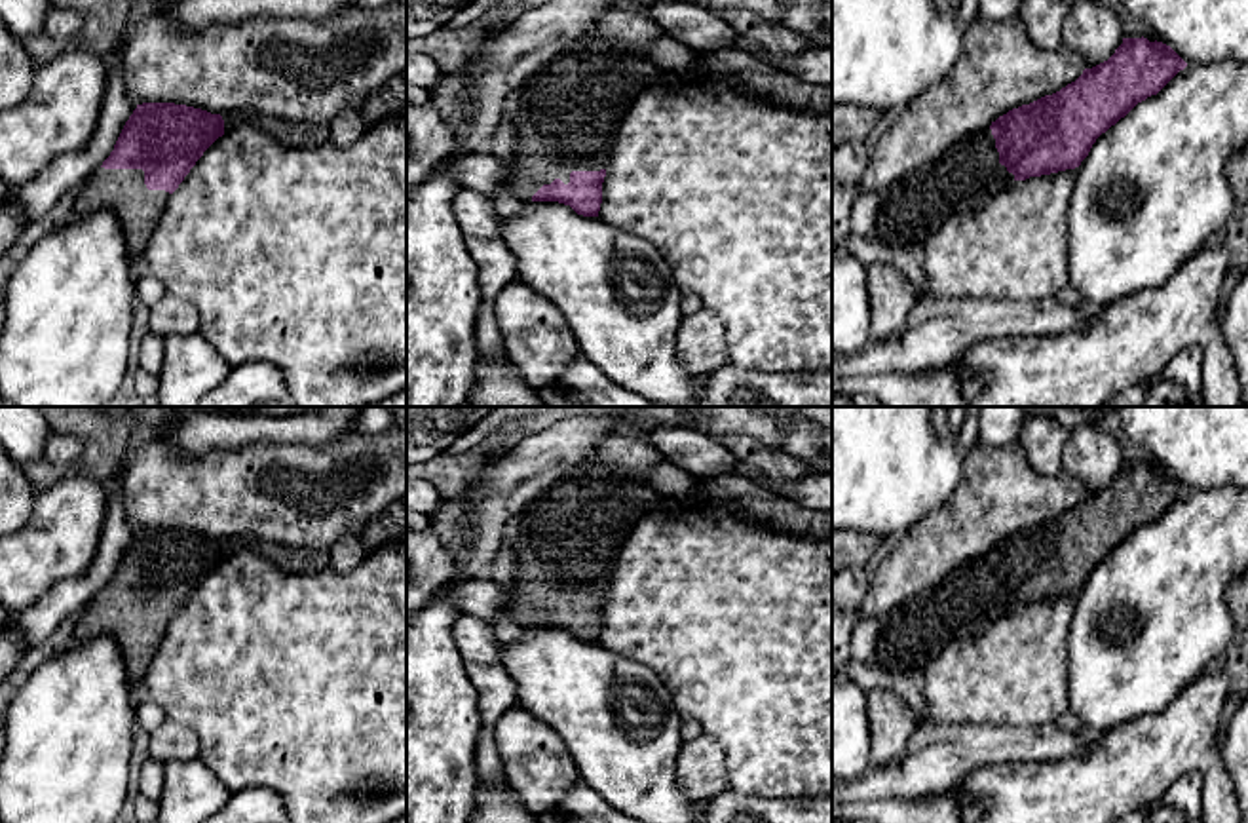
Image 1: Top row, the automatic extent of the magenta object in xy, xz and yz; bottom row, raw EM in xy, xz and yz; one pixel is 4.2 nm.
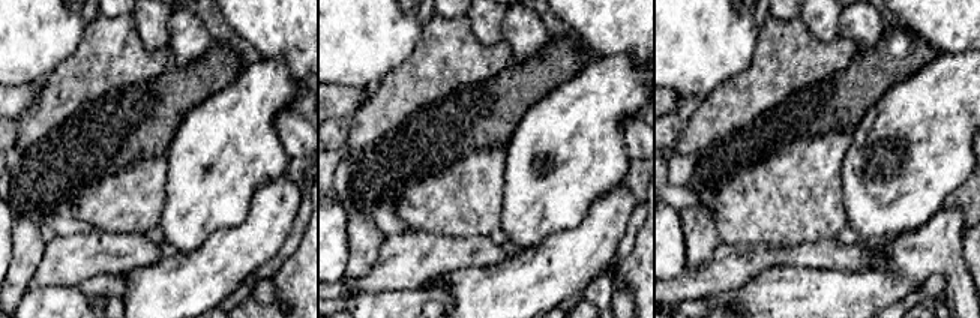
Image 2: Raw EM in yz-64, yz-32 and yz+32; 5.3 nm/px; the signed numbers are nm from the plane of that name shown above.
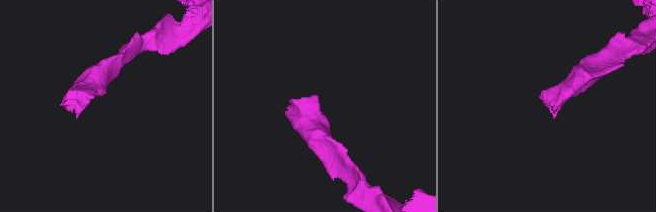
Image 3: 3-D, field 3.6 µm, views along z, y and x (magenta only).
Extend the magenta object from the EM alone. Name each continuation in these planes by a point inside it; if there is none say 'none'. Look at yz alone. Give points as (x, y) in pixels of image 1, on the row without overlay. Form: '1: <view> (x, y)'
1: yz (969, 597)

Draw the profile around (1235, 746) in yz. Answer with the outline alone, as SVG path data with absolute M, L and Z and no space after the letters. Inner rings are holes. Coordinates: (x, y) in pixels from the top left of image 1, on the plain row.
M1248 692L1229 722L1221 760L1235 785L1240 823L1248 823Z

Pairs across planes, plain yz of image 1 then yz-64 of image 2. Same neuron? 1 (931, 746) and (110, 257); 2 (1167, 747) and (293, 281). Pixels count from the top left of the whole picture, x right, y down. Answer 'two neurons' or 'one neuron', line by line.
1: one neuron
2: two neurons

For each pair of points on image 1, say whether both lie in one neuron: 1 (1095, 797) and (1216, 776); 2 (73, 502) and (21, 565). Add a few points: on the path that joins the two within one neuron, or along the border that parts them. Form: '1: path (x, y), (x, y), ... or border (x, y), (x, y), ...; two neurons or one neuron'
1: path (1125, 768), (1136, 761), (1186, 761); one neuron
2: path (67, 517), (37, 550); one neuron

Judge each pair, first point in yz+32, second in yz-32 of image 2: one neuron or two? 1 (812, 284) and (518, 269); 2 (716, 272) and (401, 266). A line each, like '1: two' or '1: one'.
1: one
2: one

